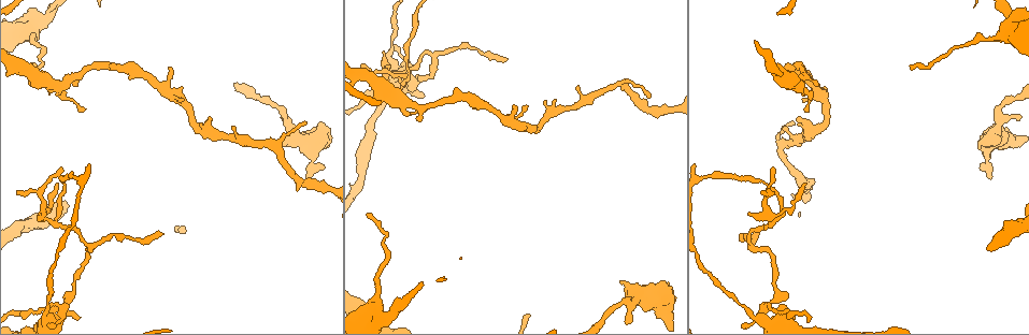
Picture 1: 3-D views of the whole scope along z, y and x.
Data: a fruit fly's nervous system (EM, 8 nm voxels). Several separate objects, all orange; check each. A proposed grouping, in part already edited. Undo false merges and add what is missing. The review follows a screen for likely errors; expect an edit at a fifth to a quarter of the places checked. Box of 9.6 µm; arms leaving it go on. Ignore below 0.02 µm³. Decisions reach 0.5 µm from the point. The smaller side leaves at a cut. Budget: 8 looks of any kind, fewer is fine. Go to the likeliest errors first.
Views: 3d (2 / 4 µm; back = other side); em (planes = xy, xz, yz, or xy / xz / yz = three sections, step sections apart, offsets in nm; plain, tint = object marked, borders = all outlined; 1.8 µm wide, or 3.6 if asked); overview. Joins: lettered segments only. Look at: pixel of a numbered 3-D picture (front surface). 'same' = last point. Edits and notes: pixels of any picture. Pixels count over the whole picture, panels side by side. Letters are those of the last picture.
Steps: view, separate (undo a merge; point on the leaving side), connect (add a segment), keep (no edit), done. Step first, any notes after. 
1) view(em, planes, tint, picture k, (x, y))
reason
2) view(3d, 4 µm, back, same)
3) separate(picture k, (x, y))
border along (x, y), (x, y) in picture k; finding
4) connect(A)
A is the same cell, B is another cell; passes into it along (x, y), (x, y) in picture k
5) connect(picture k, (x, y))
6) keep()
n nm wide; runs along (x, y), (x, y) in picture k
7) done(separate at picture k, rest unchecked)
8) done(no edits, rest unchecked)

view(3d, 4 µm, picture 1, (979, 147))
stops while still wide

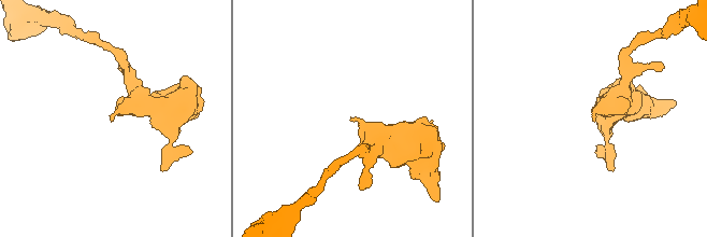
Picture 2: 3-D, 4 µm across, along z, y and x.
view(em, planes, borders, picture 2, (594, 121))
need the tissue

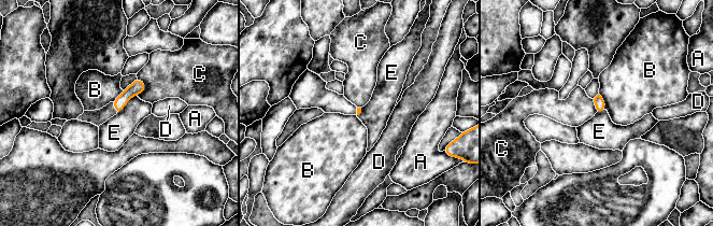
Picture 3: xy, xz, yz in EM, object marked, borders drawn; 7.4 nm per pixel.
keep()
A, B, C, D and E are other cells; border along (137, 95), (132, 96), (116, 114) in picture 3; none of them fits

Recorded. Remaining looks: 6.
view(em, 3.6 µm, planes, borders, picture 1, (49, 318))
sudden change in width

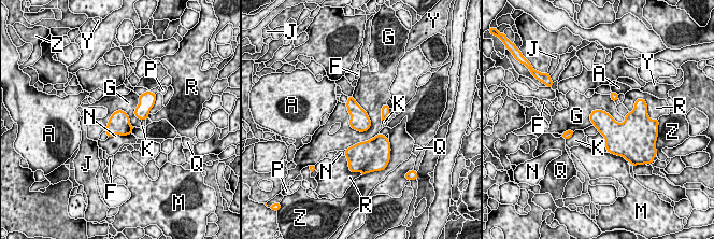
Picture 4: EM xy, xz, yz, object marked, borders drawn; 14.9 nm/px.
keep()
300 nm wide; A, F, G, J, K, M, N, P, Q, R, Y and Z are other cells; one cell here

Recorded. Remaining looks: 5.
view(em, xy, step 8, tint, picture 1, (768, 218))
sharp bend

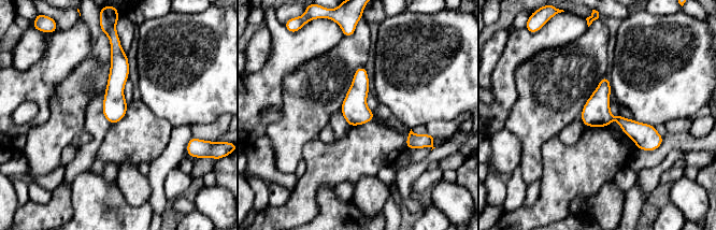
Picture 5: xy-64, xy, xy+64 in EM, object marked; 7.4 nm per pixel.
view(em, planes, borders, same)

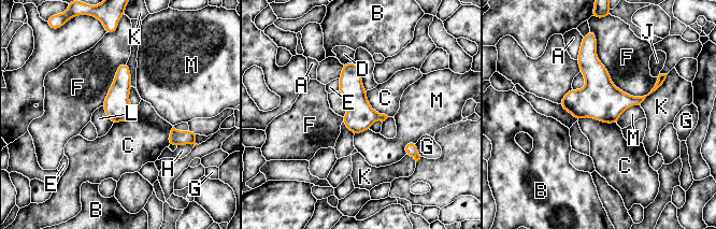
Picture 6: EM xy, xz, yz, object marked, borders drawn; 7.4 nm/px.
keep()
A, B, C, D, E, F, G, H, J, K, L and M are other cells; border along (578, 119), (592, 117), (616, 124) in picture 6; all the same cell

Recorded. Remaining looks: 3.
done(no edits, rest unchecked)

